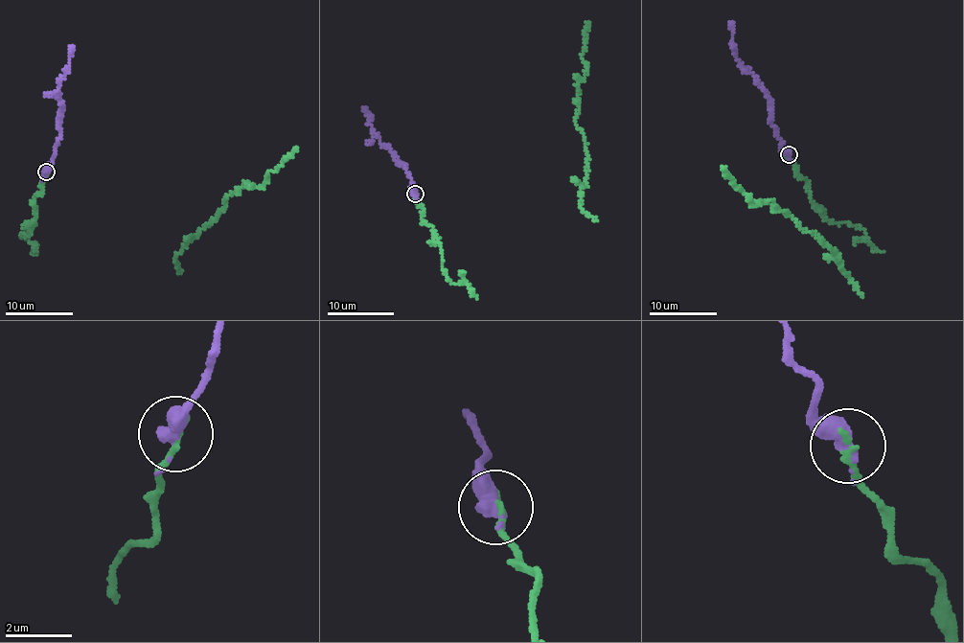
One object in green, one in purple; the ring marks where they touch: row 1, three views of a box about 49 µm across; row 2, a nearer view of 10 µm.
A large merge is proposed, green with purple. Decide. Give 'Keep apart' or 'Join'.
Join

